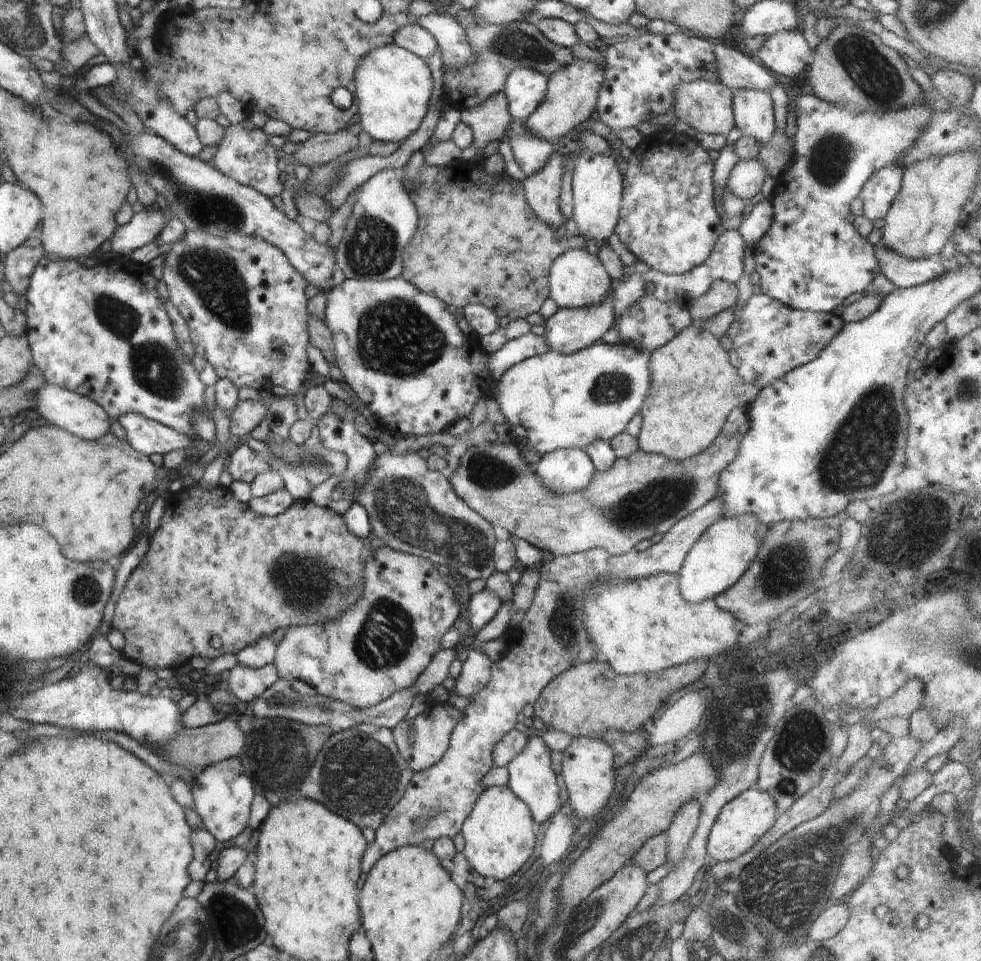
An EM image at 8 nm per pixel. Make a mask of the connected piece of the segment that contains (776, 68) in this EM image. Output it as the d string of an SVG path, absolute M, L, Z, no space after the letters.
M781 30L766 38L762 47L755 51L754 58L774 74L792 78L806 68L808 56L813 52L802 33Z

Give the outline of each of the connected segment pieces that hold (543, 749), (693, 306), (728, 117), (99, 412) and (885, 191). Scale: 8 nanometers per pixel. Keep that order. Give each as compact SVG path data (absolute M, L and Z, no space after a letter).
M530 736L526 746L506 766L509 772L507 782L509 789L528 805L537 827L550 816L554 816L554 813L561 807L559 788L556 783L557 774L552 769L550 754L551 750L542 737Z
M715 280L700 298L693 300L688 306L694 323L705 323L709 318L736 306L738 289L734 283Z
M706 79L683 82L675 88L673 112L698 132L728 135L730 130L736 126L732 108L732 91L722 83Z
M46 384L39 388L39 396L36 409L41 418L40 422L60 427L77 437L93 441L104 437L110 431L110 415L91 398L78 394L76 391L57 387L55 384Z
M900 164L876 170L862 185L859 197L862 199L863 214L870 220L885 218L892 201L901 187L903 167Z

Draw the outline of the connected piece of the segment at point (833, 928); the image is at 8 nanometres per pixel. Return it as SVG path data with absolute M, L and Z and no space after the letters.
M846 900L832 902L832 906L828 910L824 910L820 914L820 918L812 924L810 928L810 938L812 940L826 940L836 936L849 920L849 909L847 908Z

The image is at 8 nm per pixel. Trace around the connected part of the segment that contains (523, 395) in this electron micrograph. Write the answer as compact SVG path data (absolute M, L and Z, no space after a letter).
M602 339L593 342L586 348L577 350L575 353L564 354L558 351L548 351L546 354L536 355L530 357L528 360L519 362L511 366L500 379L494 384L495 389L491 389L491 397L495 398L500 406L502 414L511 425L524 426L527 430L526 449L535 450L540 454L541 458L553 450L558 449L582 449L586 450L591 442L596 439L604 439L609 441L613 436L620 434L625 430L626 425L635 414L641 412L641 408L645 398L648 396L651 385L651 370L649 365L649 356L647 352L641 351L639 348L633 347L626 343L618 342L613 345L606 344Z

